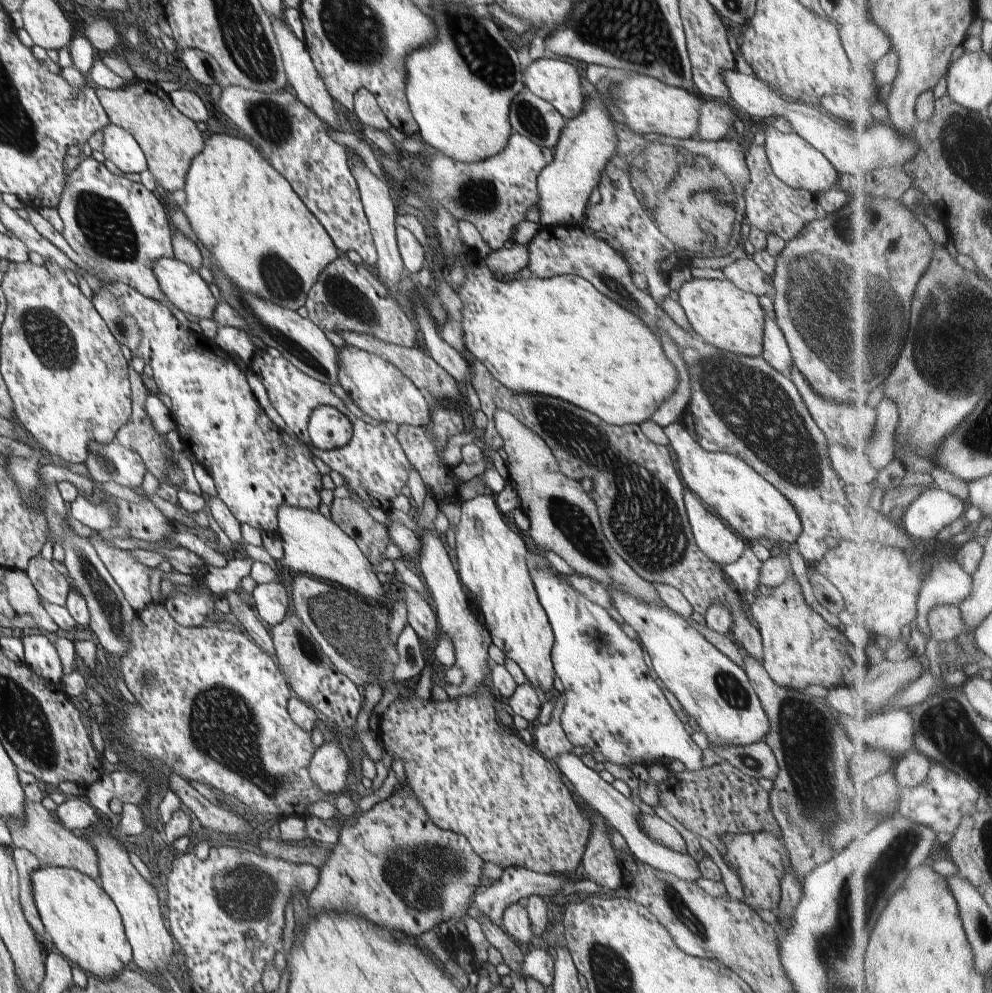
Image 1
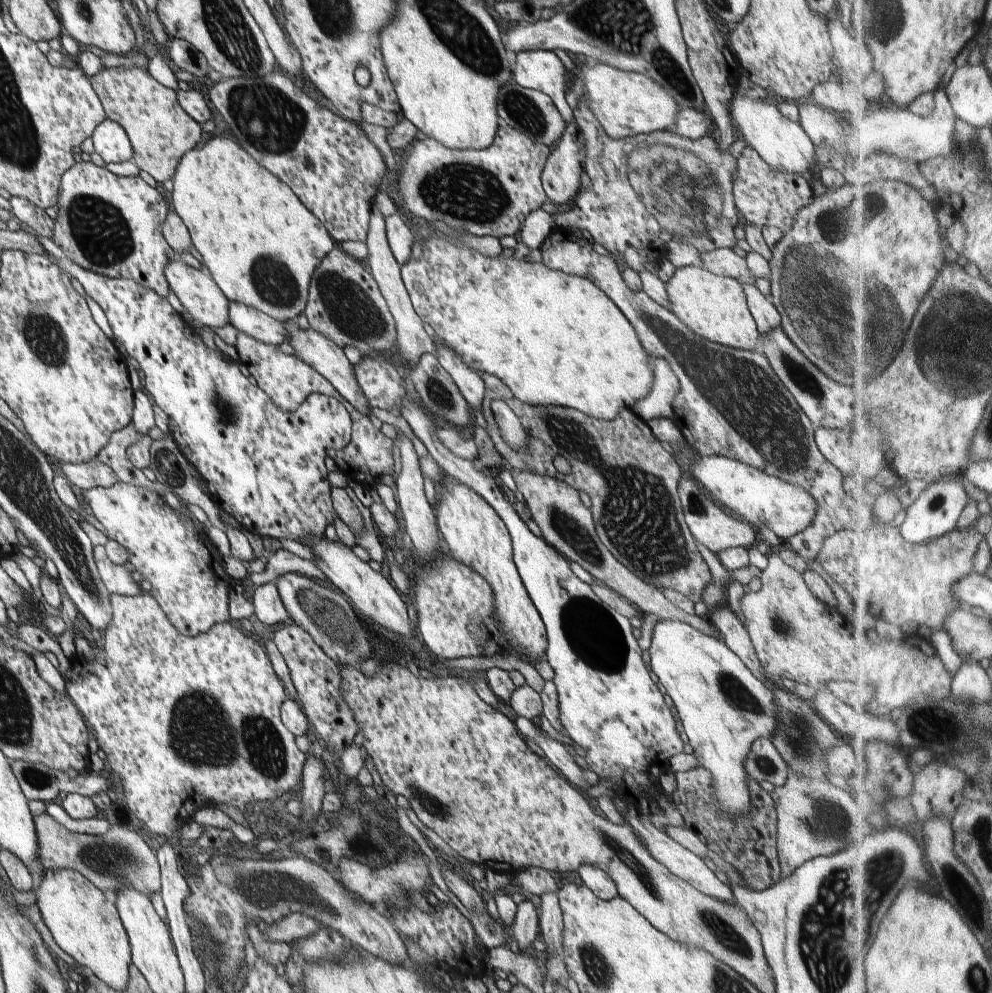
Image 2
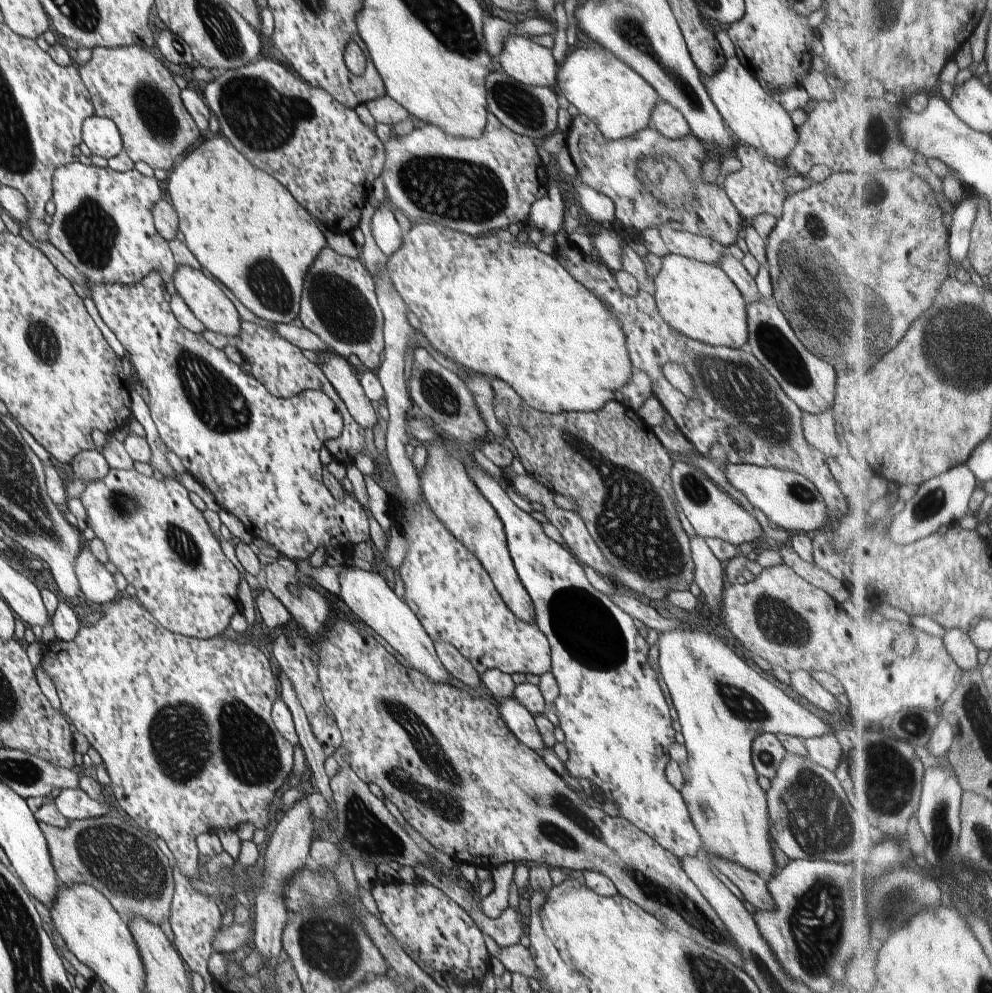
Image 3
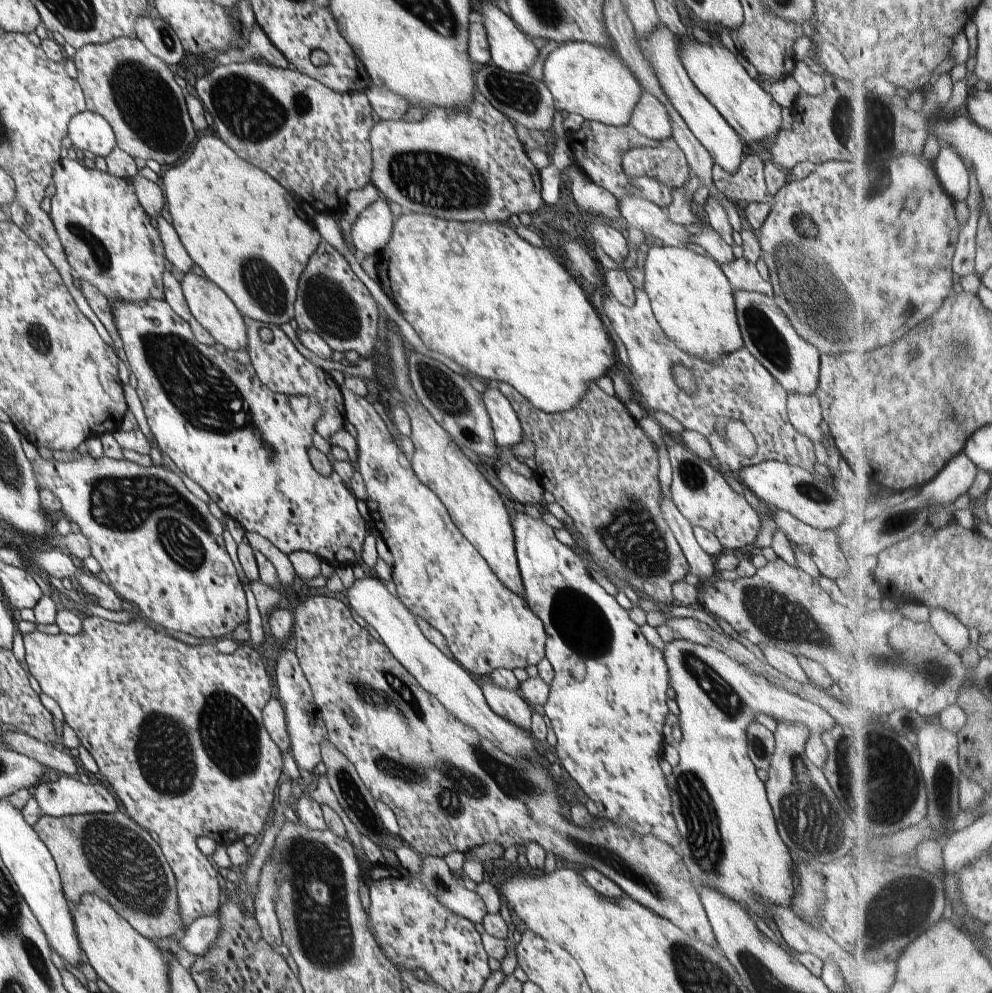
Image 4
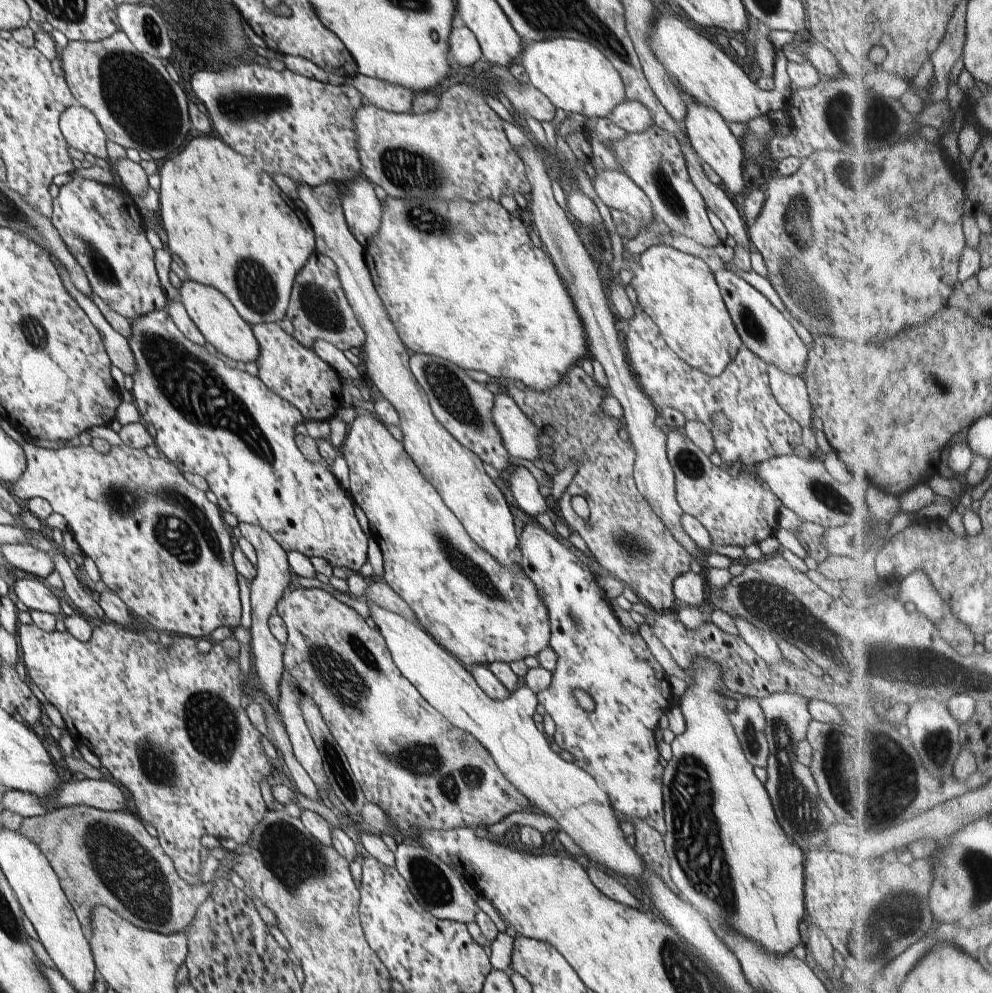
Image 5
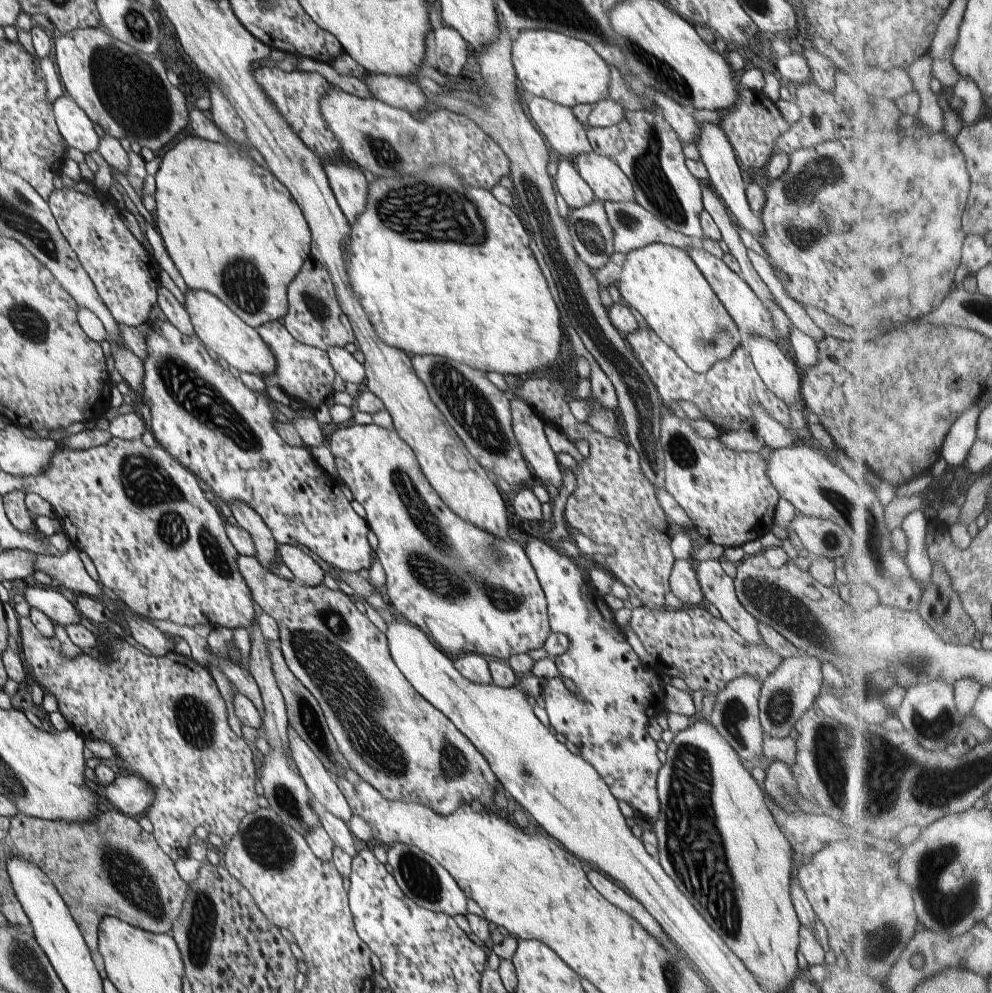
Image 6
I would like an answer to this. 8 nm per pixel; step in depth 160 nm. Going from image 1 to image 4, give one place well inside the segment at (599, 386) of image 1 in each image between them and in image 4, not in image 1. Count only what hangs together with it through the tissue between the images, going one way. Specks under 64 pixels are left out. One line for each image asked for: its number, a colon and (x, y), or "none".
2: (556, 339)
3: (517, 314)
4: (477, 293)

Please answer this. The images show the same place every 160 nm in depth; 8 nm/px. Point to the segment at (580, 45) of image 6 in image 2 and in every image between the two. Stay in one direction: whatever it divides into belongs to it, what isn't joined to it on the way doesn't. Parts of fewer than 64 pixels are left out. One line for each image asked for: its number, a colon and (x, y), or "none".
2: (625, 103)
3: (605, 89)
4: (583, 78)
5: (575, 76)

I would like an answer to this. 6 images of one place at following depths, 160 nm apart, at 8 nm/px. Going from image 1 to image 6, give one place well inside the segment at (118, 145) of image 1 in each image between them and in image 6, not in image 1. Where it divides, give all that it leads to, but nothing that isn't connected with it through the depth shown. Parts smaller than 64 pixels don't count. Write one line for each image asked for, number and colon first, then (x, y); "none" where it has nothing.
2: (110, 140)
3: (100, 134)
4: (88, 131)
5: (80, 127)
6: (76, 127)

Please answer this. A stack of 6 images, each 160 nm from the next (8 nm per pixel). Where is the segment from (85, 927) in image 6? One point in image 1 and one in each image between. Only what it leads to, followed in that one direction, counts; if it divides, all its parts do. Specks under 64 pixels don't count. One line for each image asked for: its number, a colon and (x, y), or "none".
1: (39, 832)
2: (121, 858)
3: (127, 866)
4: (110, 855)
5: (108, 858)

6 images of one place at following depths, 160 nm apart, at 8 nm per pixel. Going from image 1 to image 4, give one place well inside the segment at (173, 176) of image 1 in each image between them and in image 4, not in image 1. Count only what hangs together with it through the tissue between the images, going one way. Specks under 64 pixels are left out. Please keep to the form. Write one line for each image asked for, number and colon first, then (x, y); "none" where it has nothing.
2: (161, 133)
3: (129, 85)
4: (136, 92)

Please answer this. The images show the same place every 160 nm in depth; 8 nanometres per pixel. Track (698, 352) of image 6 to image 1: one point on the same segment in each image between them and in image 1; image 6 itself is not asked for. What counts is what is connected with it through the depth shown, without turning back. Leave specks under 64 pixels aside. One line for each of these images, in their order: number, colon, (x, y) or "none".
1: (733, 320)
2: (715, 307)
3: (697, 299)
4: (692, 299)
5: (678, 291)

